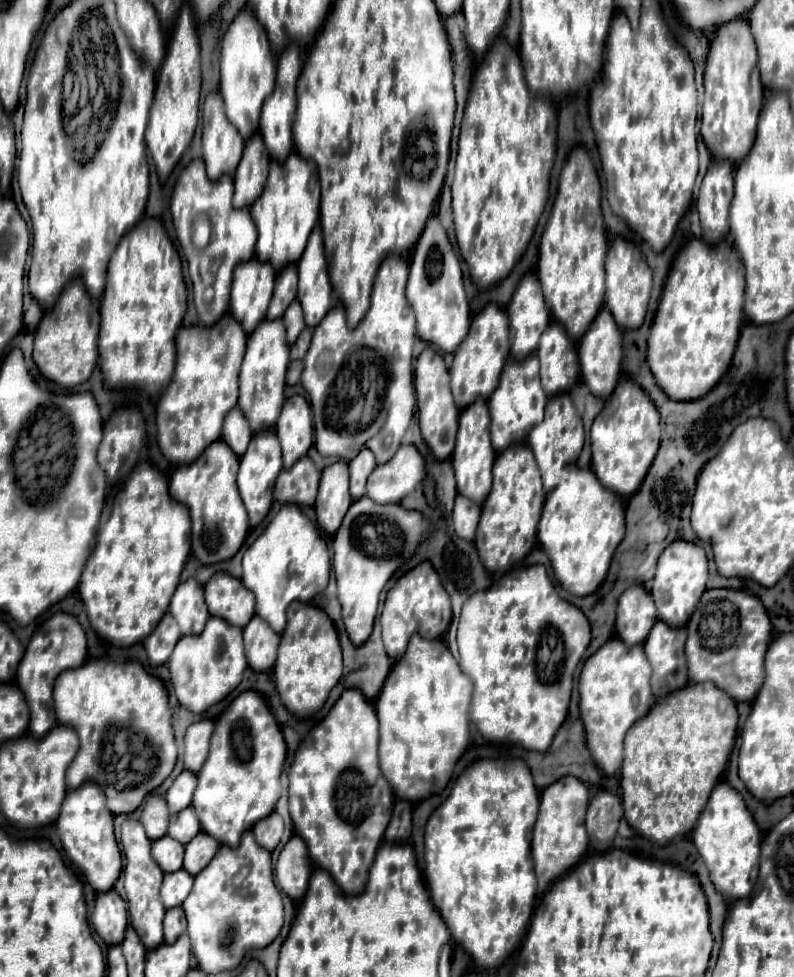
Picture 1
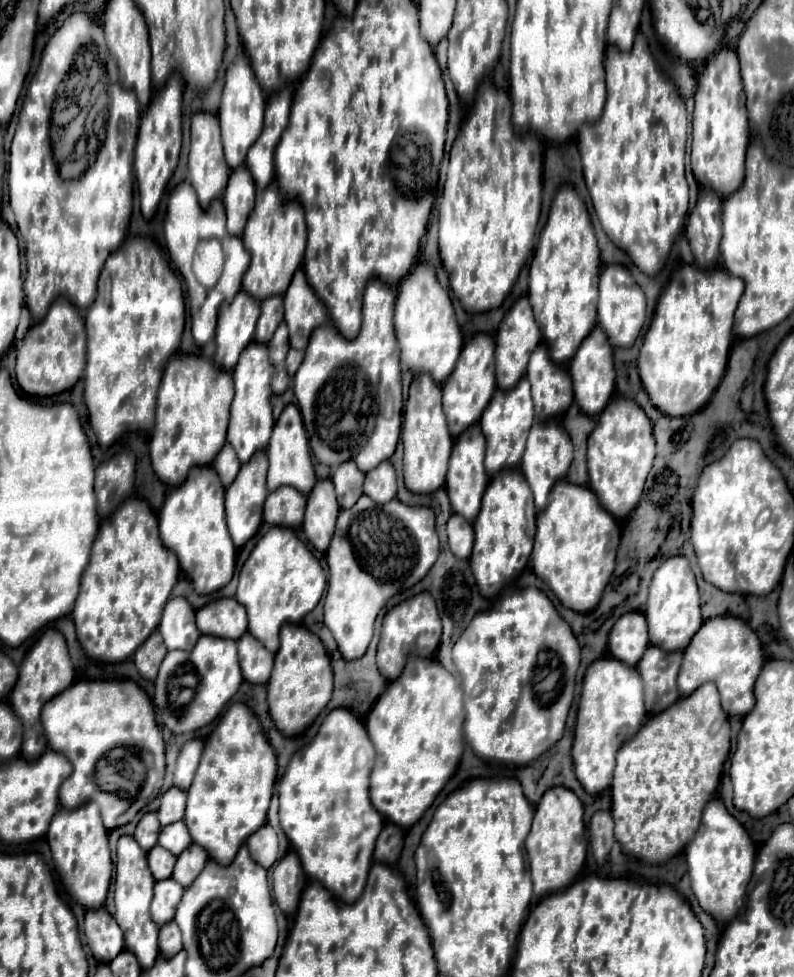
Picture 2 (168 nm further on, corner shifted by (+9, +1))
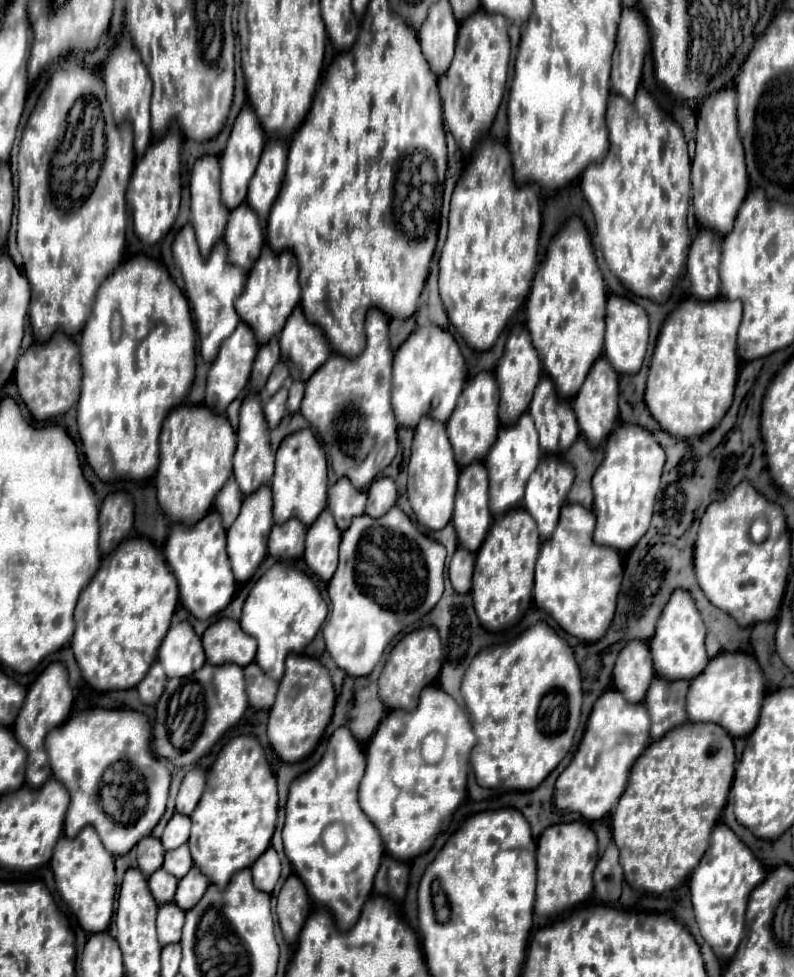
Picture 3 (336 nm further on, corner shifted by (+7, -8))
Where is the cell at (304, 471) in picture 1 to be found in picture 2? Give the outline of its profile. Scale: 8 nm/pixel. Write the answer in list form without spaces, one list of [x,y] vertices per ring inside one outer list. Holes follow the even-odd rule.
[[[282,486],[266,498],[264,522],[270,526],[290,526],[296,530],[302,524],[306,498],[292,486]]]

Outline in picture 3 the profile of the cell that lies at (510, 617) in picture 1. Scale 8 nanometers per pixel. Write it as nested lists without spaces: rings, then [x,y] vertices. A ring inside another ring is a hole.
[[[538,621],[512,641],[482,649],[464,673],[462,697],[478,737],[470,755],[470,765],[476,773],[478,785],[528,791],[538,787],[572,747],[580,721],[582,677],[572,647],[548,627],[548,623]]]

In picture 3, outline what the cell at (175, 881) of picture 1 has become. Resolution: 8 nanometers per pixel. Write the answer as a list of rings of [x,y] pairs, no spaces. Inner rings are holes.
[[[164,903],[158,907],[156,929],[158,929],[160,945],[178,943],[182,925],[184,925],[184,911],[176,903]]]

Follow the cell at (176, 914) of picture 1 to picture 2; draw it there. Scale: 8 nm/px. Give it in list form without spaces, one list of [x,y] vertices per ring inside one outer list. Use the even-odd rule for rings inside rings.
[[[168,922],[160,928],[158,948],[160,948],[160,954],[166,954],[166,958],[170,958],[170,954],[178,954],[178,950],[182,950],[180,928],[176,922]]]

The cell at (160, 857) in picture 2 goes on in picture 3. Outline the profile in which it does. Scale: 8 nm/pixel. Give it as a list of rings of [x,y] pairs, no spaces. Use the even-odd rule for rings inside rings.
[[[160,867],[158,871],[154,871],[148,877],[148,885],[150,885],[150,891],[152,891],[156,903],[170,903],[176,893],[178,879],[174,875],[170,875],[168,871],[164,871],[164,867]]]

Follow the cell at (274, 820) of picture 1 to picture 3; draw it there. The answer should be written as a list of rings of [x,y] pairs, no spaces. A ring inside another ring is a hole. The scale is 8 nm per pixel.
[[[268,847],[264,851],[264,855],[260,855],[260,859],[256,859],[256,863],[252,865],[252,877],[254,877],[254,885],[260,891],[272,893],[278,877],[280,877],[280,859],[274,847]]]

